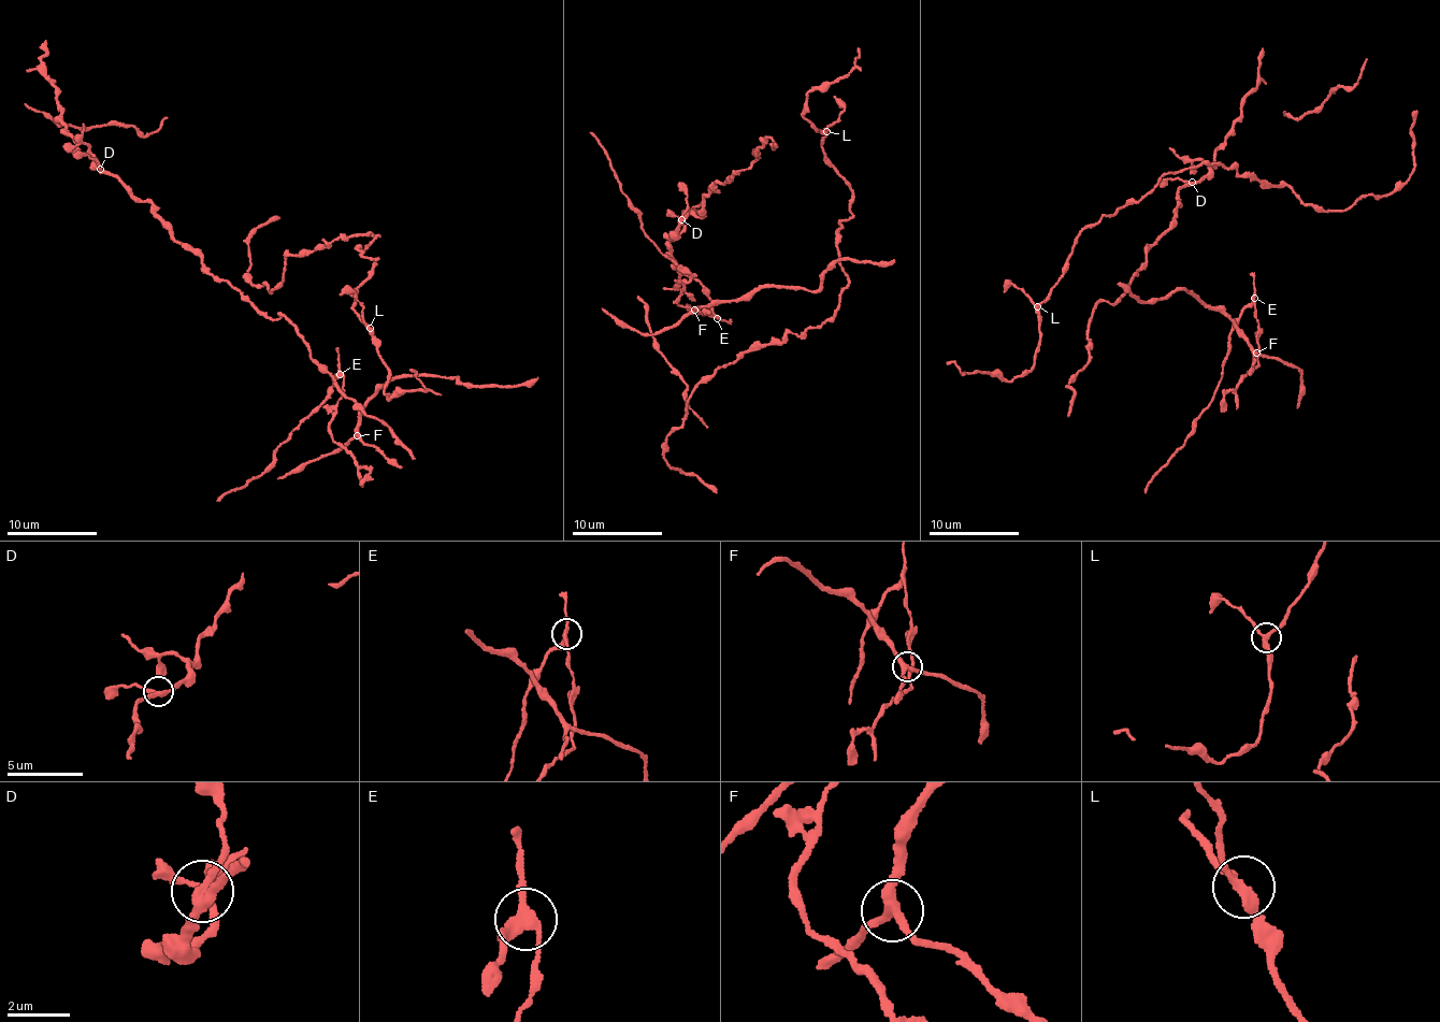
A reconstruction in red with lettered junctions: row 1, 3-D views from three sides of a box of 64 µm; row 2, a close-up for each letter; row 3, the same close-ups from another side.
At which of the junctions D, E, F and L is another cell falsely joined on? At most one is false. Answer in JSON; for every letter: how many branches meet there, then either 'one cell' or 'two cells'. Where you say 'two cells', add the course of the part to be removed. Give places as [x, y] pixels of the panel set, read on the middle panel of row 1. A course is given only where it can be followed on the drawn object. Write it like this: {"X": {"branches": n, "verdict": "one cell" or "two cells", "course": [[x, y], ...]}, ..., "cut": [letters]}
{"D": {"branches": 3, "verdict": "one cell"}, "E": {"branches": 3, "verdict": "two cells", "course": [[717, 317], [673, 302], [680, 297], [685, 281], [692, 275], [678, 265]]}, "F": {"branches": 3, "verdict": "one cell"}, "L": {"branches": 3, "verdict": "one cell"}, "cut": ["E"]}

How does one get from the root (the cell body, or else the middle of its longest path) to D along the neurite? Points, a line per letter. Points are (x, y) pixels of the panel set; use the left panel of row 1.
D: (360, 408), (311, 358), (289, 321), (281, 315), (270, 320), (217, 279), (155, 207), (100, 169)

